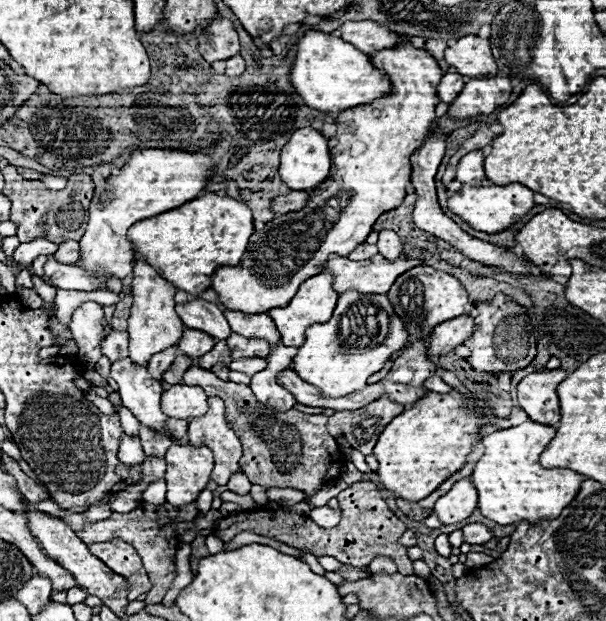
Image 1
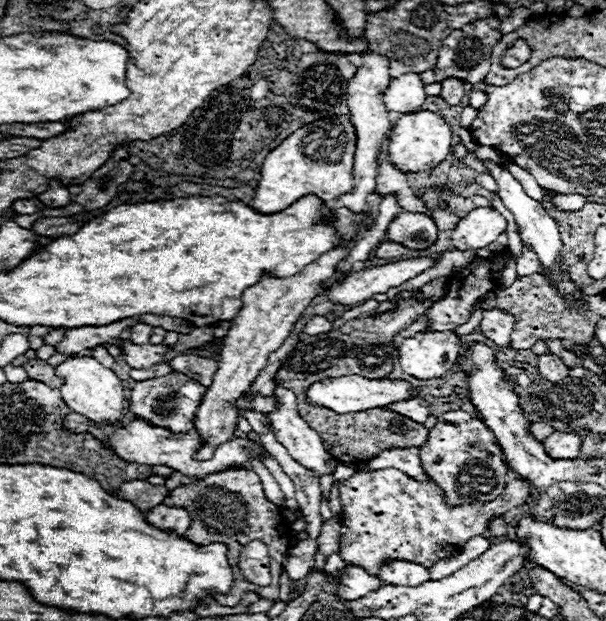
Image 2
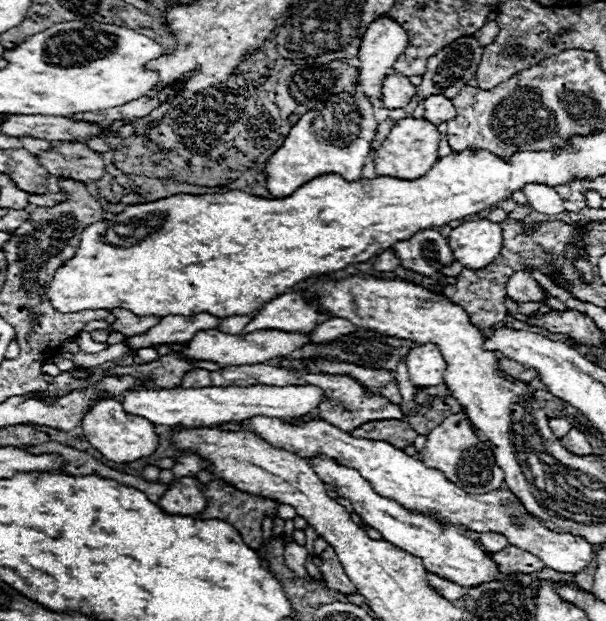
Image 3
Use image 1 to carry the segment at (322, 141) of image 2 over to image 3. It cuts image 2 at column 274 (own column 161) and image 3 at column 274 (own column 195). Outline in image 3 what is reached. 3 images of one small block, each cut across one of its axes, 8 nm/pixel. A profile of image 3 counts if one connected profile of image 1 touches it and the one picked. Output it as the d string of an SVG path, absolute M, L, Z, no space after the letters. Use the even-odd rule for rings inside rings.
M338 94L308 110L288 132L284 144L266 162L266 188L272 196L284 198L322 174L340 174L344 180L360 180L376 134L376 116L364 94Z

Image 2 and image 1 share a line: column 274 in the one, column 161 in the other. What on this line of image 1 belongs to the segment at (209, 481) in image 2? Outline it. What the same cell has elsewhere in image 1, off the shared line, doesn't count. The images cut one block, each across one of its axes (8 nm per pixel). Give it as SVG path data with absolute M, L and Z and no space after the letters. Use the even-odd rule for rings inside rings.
M192 502L192 504L180 506L178 518L170 518L164 506L140 504L136 510L132 510L132 512L128 512L128 514L116 514L116 512L114 512L110 518L98 520L98 522L86 522L86 518L84 518L81 513L68 514L68 516L64 516L62 520L68 522L68 524L72 526L72 530L74 530L86 544L104 542L104 540L108 542L110 538L122 538L122 540L126 540L128 544L132 544L132 546L140 552L146 568L150 566L150 568L148 568L148 570L150 570L148 576L150 576L150 580L152 580L152 590L146 594L146 604L158 604L158 602L162 602L162 598L164 598L166 590L170 588L170 584L172 584L172 580L174 580L174 574L176 574L176 570L174 570L174 556L176 556L176 550L178 550L178 548L176 548L176 546L178 546L178 538L176 538L174 528L176 528L178 522L190 522L190 520L194 520L196 516L198 516L198 510L196 510L196 504Z

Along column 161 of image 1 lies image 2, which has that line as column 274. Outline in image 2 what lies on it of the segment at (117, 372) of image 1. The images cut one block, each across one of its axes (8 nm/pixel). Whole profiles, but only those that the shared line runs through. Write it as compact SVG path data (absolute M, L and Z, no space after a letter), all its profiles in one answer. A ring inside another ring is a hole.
M276 382L276 386L274 386L274 396L278 398L278 404L276 404L276 410L268 414L268 420L270 420L272 432L276 434L276 440L278 440L282 446L286 446L288 454L290 454L294 460L298 460L302 466L306 466L306 468L318 472L318 476L322 476L322 474L332 474L334 468L336 468L336 460L330 464L332 456L330 456L330 452L324 448L322 438L318 436L318 432L314 432L314 430L308 426L308 422L304 422L304 420L300 418L298 408L296 408L296 394L294 394L290 388L284 388L284 386L280 386L280 384Z

